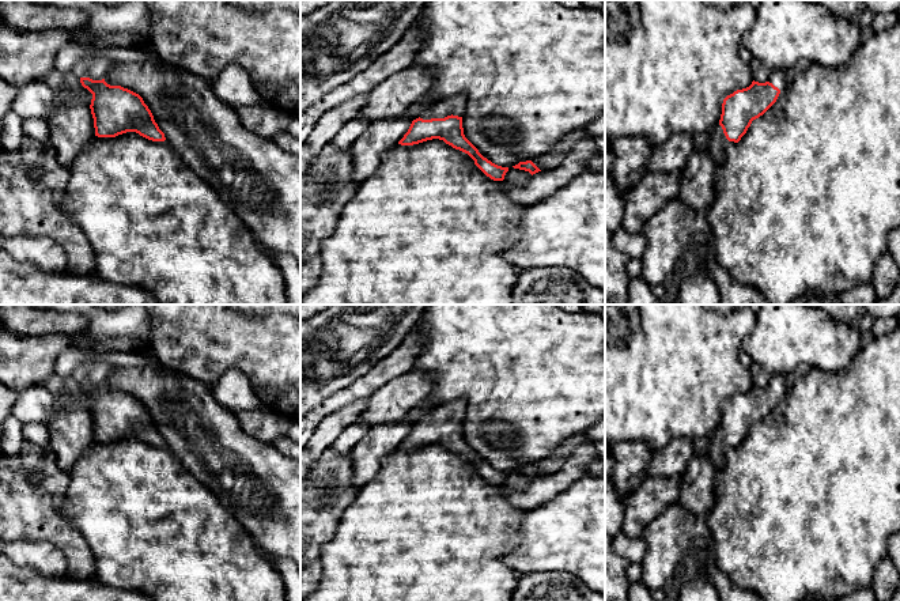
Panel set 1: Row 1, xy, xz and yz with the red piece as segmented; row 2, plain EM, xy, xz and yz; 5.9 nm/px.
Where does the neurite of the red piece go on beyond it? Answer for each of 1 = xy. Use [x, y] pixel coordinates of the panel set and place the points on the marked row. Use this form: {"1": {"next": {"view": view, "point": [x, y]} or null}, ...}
{"1": {"next": null}}

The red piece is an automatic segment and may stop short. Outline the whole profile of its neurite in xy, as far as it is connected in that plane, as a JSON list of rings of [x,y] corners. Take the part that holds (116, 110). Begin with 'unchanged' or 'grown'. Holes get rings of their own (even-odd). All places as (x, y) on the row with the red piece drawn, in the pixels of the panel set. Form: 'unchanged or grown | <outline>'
unchanged | [[[80,78],[80,83],[92,94],[90,109],[95,136],[116,137],[126,132],[136,132],[152,141],[166,140],[139,94],[121,86],[110,86],[105,79]]]

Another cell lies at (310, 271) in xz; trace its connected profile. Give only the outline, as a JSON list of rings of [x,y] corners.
[[[319,256],[311,257],[300,265],[300,295],[317,286],[321,272],[322,261]]]

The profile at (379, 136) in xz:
[[[404,114],[393,120],[370,122],[367,129],[351,145],[353,179],[360,185],[374,174],[381,163],[381,155],[398,144],[408,132],[412,120]]]

